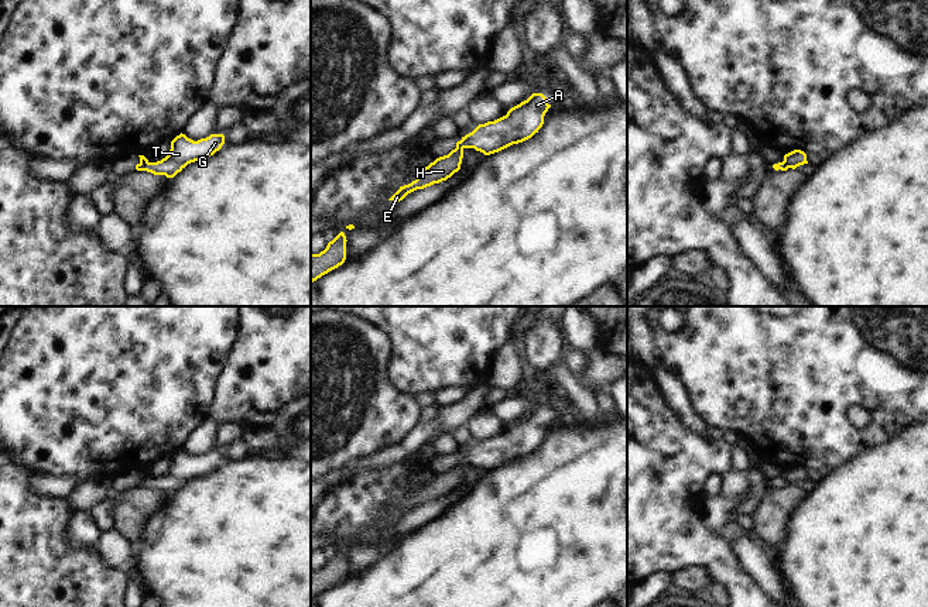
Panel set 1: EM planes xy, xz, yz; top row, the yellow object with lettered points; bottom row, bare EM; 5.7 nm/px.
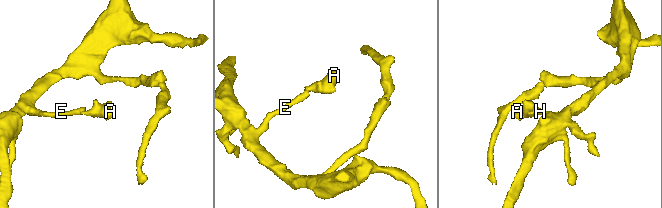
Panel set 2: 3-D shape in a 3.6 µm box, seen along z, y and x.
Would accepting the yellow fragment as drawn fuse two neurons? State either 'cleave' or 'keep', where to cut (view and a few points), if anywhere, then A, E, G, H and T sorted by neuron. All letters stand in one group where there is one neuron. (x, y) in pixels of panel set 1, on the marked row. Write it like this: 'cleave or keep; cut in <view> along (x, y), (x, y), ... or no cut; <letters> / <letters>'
cleave; cut in xz along (456, 147), (462, 148); A G T / E H

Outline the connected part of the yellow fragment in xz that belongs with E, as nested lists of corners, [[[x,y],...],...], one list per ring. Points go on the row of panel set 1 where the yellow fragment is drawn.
[[[455,148],[448,155],[436,158],[428,167],[424,168],[422,174],[408,185],[400,186],[400,189],[388,200],[403,200],[408,193],[424,189],[434,184],[439,184],[451,178],[460,169],[463,158],[463,148]]]

